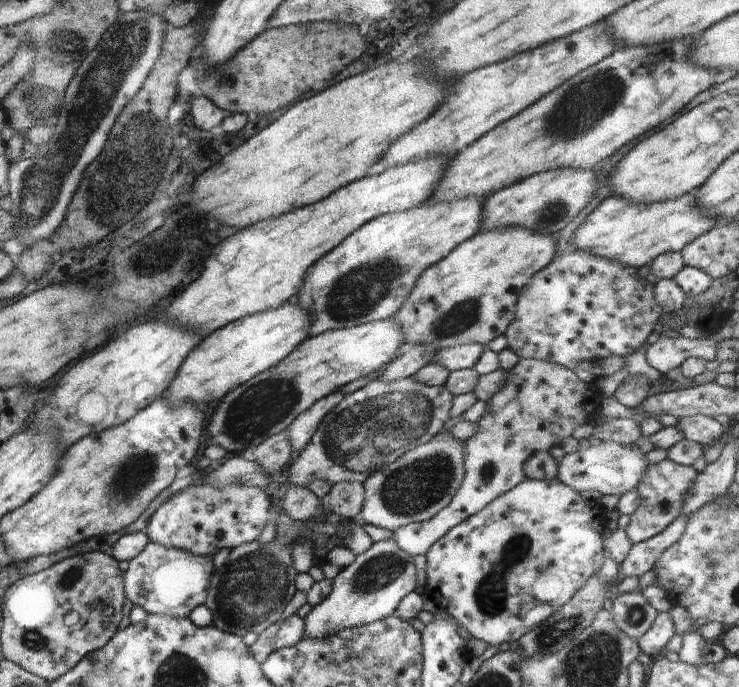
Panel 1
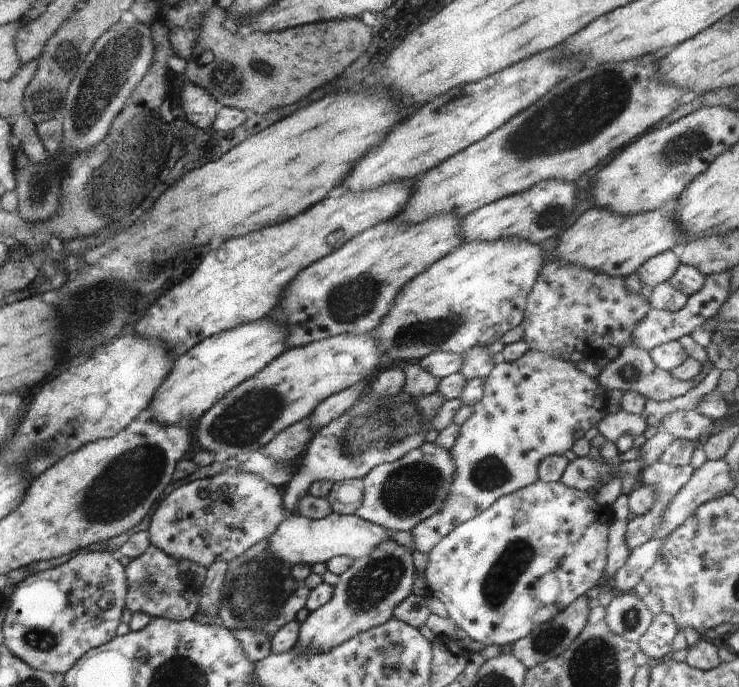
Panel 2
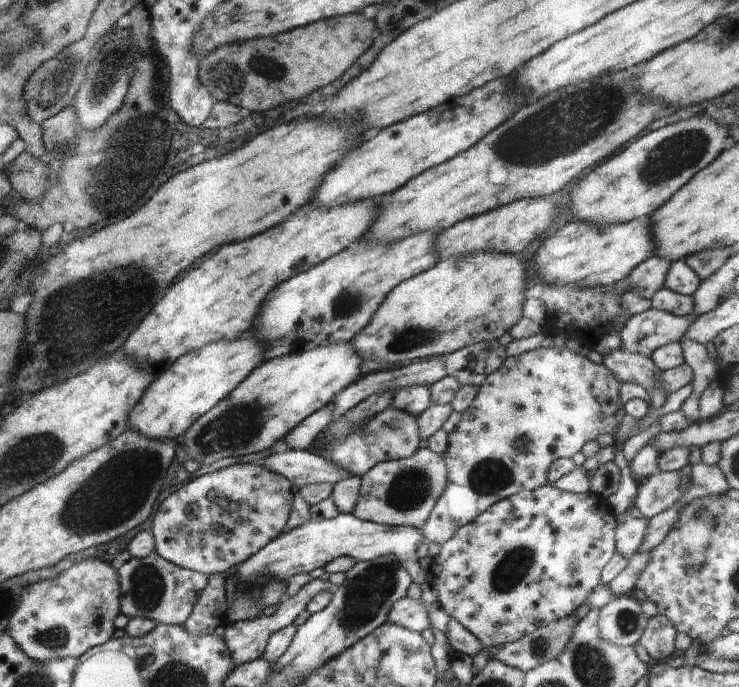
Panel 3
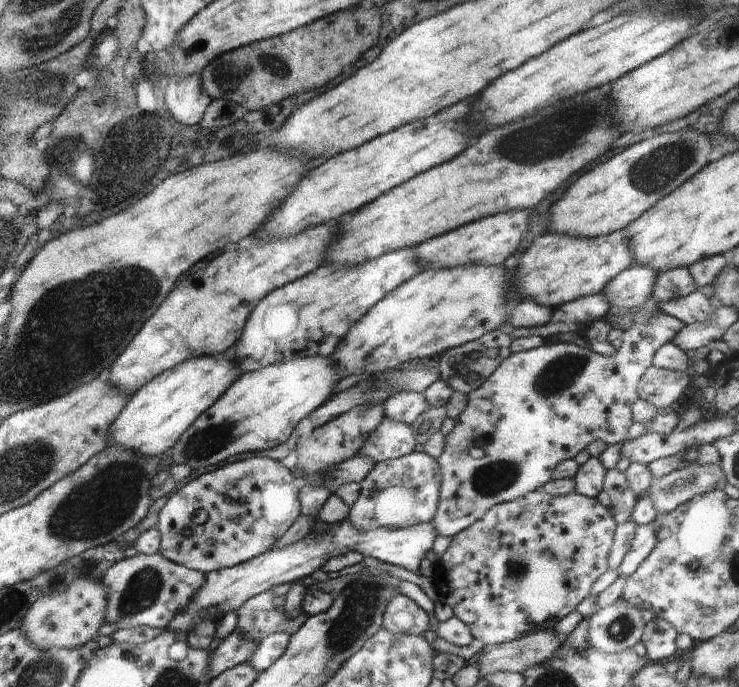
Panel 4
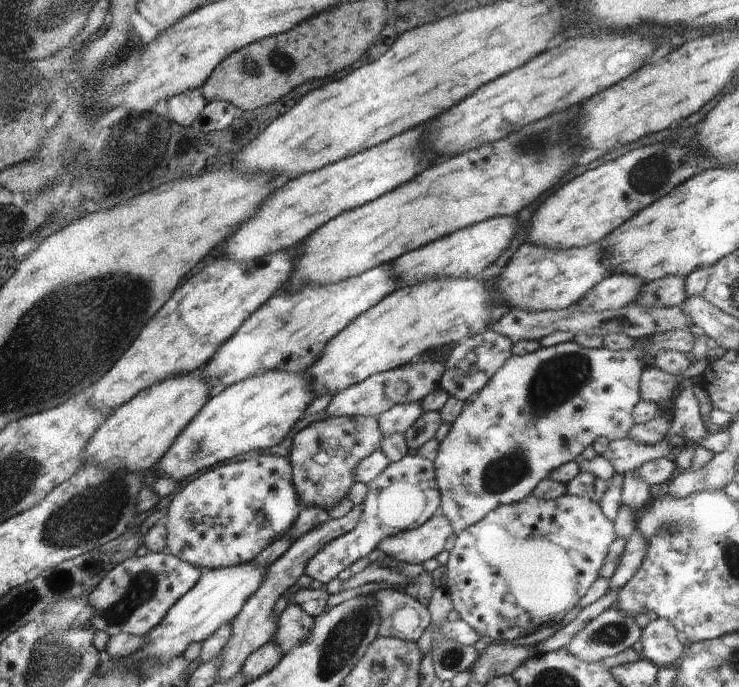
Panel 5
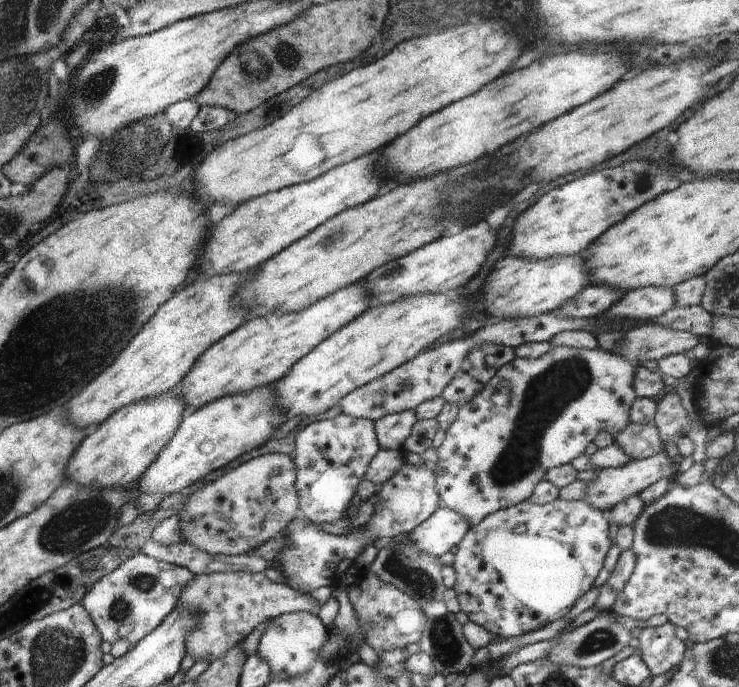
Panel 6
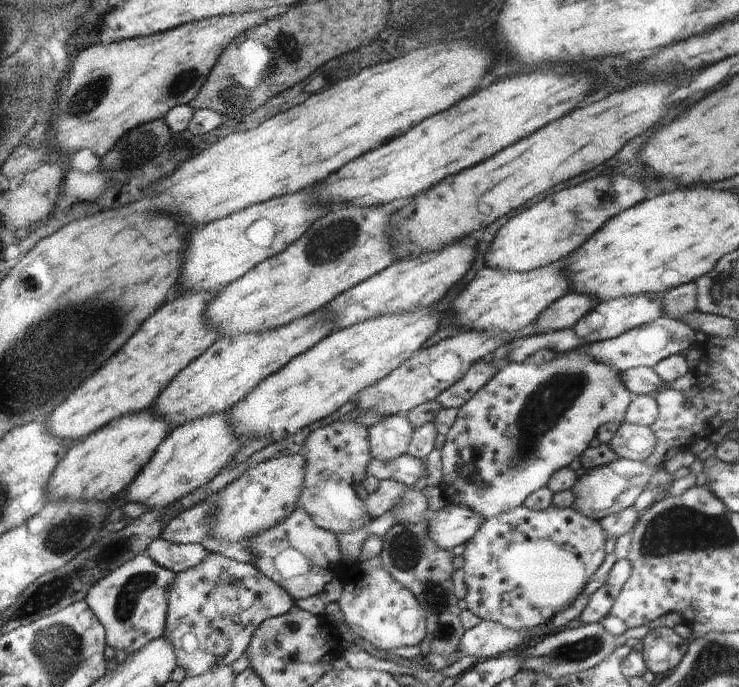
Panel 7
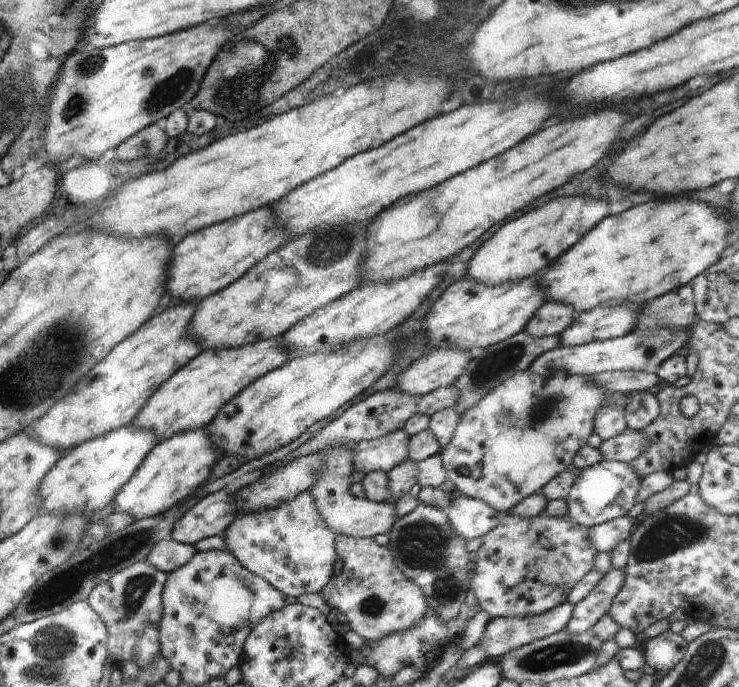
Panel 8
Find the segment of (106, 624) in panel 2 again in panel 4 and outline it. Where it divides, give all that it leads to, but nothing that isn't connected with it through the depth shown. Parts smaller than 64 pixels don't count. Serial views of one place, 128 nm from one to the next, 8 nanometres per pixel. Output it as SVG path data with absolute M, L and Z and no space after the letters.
M92 577L78 578L70 582L64 592L42 594L36 604L24 616L24 632L32 644L42 651L60 648L78 648L90 640L96 640L100 626L105 623L108 592L102 586L100 579Z

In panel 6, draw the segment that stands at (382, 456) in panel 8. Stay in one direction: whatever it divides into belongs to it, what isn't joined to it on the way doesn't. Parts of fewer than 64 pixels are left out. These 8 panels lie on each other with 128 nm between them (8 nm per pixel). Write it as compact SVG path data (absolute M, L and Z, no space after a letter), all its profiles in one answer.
M414 410L383 416L374 421L376 440L382 450L402 450L404 441L410 436L417 418Z

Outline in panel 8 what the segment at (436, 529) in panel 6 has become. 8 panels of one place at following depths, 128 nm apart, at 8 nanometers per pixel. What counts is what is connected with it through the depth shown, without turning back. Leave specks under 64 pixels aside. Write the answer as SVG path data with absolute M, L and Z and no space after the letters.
M460 497L450 501L444 512L452 530L462 540L472 540L492 532L502 520L502 513L496 512L480 498Z

